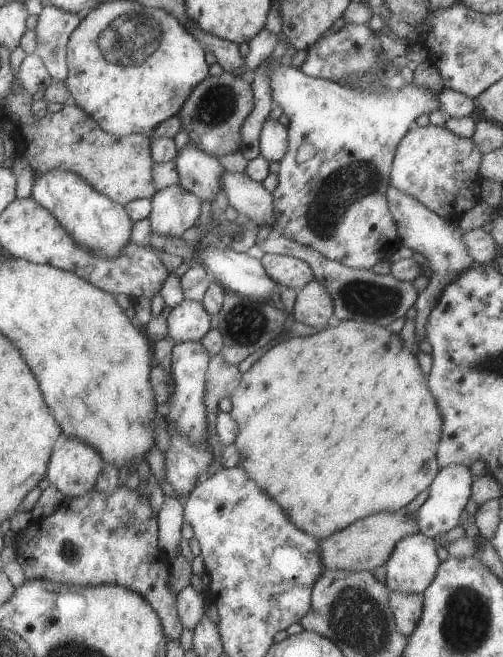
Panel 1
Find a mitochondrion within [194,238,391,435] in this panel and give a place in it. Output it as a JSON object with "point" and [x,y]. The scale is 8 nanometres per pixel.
{"point":[243,323]}

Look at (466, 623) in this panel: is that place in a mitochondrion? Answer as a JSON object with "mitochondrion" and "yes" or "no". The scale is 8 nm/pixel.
{"mitochondrion":"yes"}

